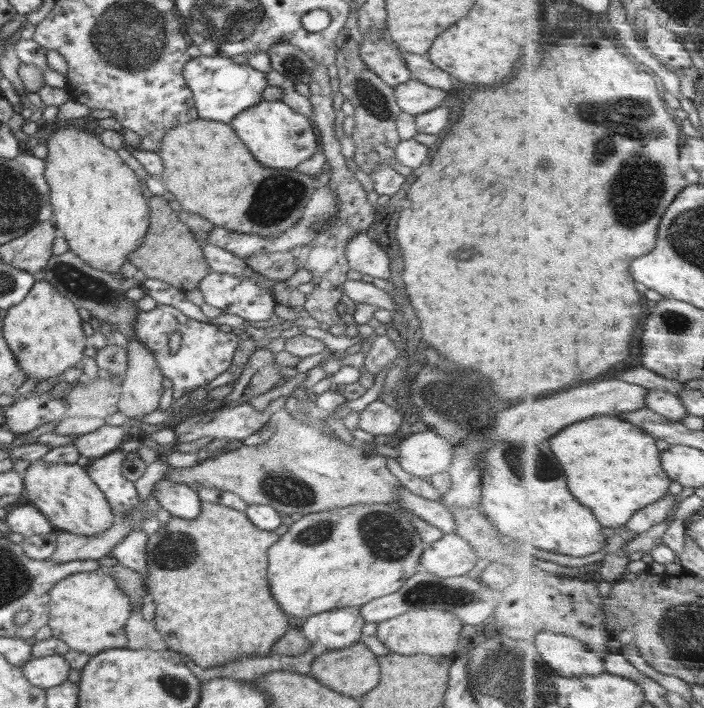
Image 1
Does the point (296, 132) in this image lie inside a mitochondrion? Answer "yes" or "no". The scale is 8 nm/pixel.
yes

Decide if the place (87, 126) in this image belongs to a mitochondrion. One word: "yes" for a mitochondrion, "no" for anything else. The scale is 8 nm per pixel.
no

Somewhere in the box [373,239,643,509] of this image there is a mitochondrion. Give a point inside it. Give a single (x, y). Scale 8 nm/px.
(437, 394)

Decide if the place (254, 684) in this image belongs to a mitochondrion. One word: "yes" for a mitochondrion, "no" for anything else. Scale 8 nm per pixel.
no

